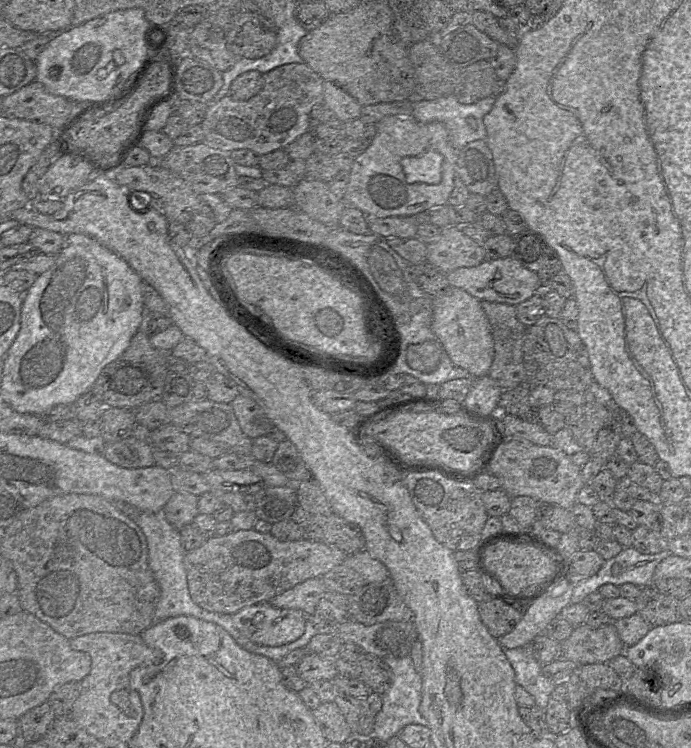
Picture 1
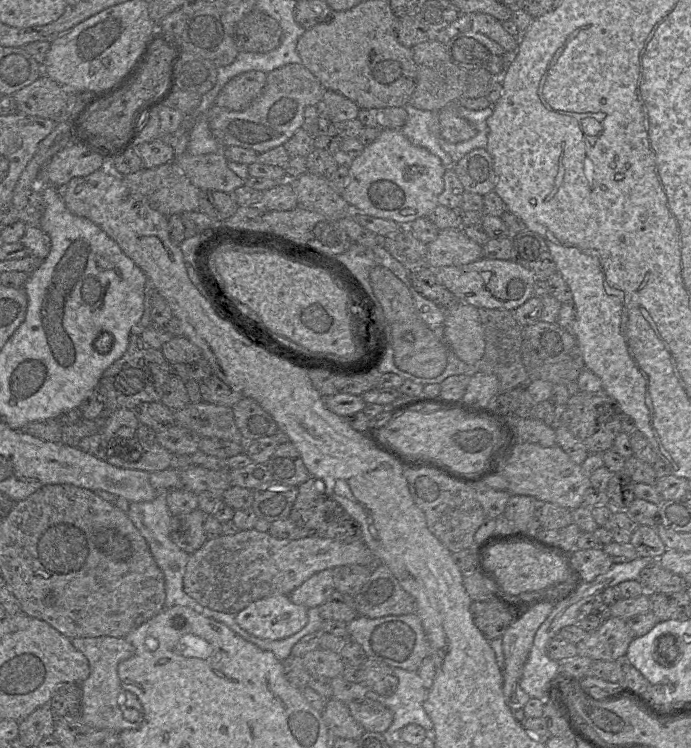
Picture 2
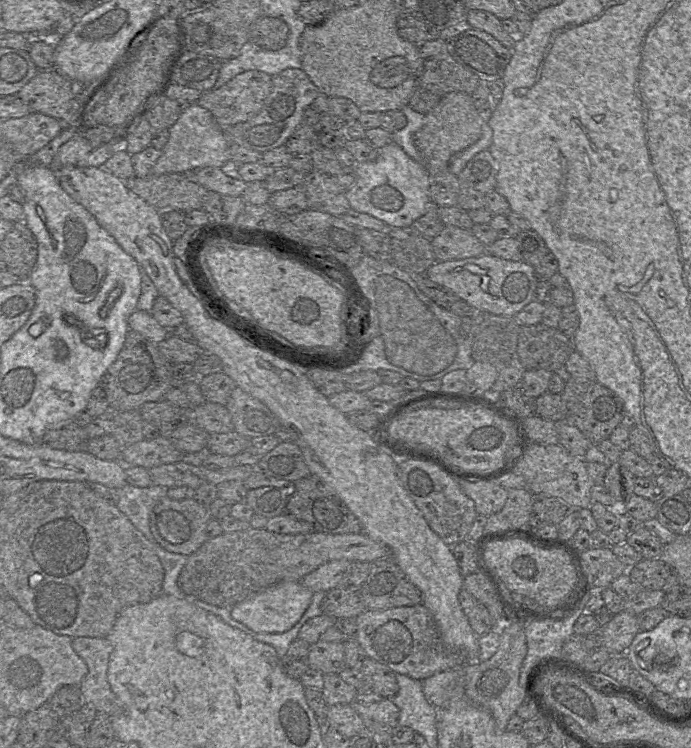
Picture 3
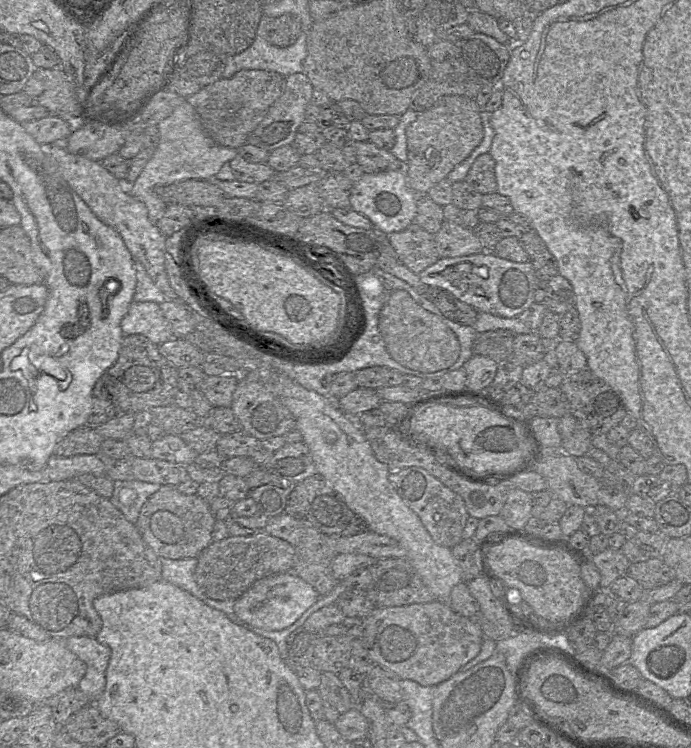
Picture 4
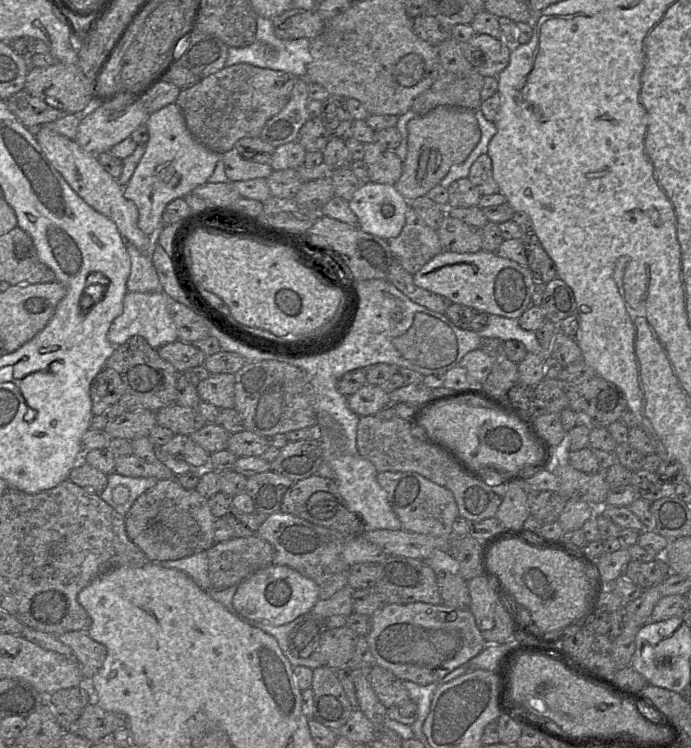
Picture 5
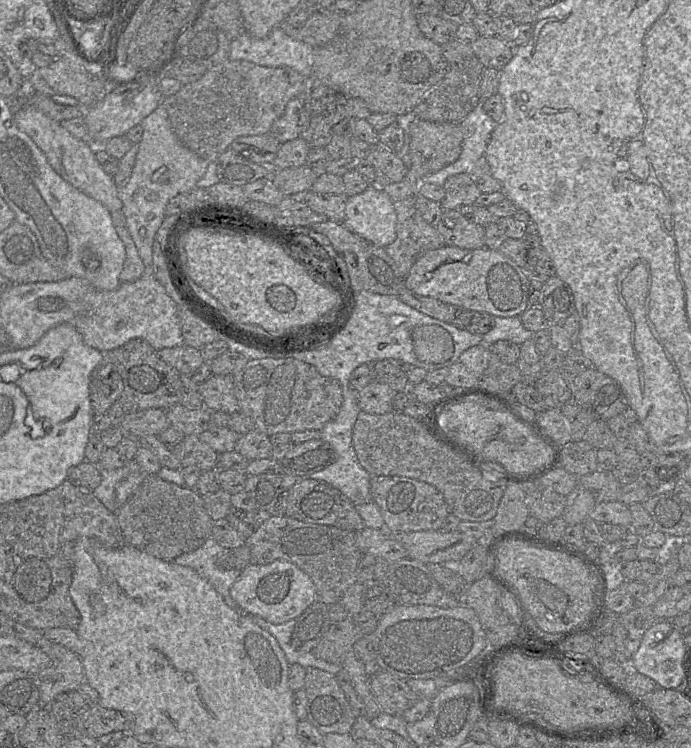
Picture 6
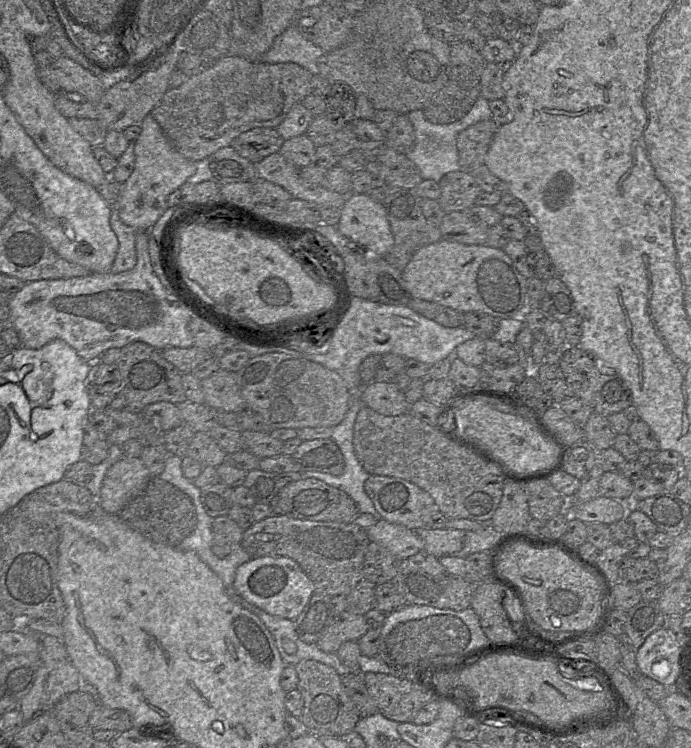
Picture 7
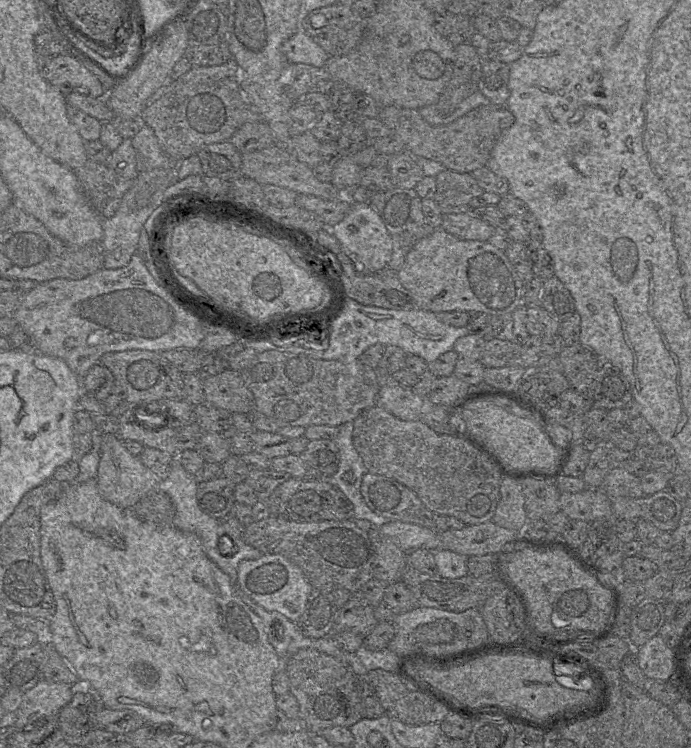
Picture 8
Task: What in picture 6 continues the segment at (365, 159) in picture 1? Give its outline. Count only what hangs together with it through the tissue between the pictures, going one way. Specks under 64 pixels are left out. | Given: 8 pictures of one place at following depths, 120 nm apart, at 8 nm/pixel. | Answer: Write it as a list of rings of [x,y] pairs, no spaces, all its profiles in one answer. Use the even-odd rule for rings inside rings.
[[[378,185],[347,198],[344,225],[365,240],[387,247],[396,239],[395,203]]]

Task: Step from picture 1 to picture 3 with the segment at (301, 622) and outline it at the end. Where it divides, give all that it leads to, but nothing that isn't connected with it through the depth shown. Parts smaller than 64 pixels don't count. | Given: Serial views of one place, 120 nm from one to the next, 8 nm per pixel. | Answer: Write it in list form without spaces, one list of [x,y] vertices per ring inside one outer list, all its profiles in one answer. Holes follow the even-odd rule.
[[[300,581],[279,582],[234,605],[231,616],[257,633],[283,633],[299,622],[310,605],[313,594]]]

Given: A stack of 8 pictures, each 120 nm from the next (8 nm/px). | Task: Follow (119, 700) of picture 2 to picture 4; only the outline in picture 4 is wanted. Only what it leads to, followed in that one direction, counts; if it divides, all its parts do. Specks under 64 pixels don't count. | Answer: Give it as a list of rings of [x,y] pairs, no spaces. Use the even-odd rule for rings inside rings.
[[[69,637],[67,648],[87,665],[87,670],[78,684],[91,703],[103,693],[106,686],[106,669],[111,657],[111,649],[101,644],[95,637]]]

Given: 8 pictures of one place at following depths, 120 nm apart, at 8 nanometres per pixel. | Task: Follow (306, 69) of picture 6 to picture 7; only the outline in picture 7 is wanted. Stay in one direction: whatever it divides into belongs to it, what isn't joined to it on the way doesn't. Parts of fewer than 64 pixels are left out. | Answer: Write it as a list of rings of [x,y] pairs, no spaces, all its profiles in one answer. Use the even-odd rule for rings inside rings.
[[[289,26],[258,62],[296,63],[314,75],[318,74],[318,59],[324,53],[320,47],[305,39],[295,27]]]

